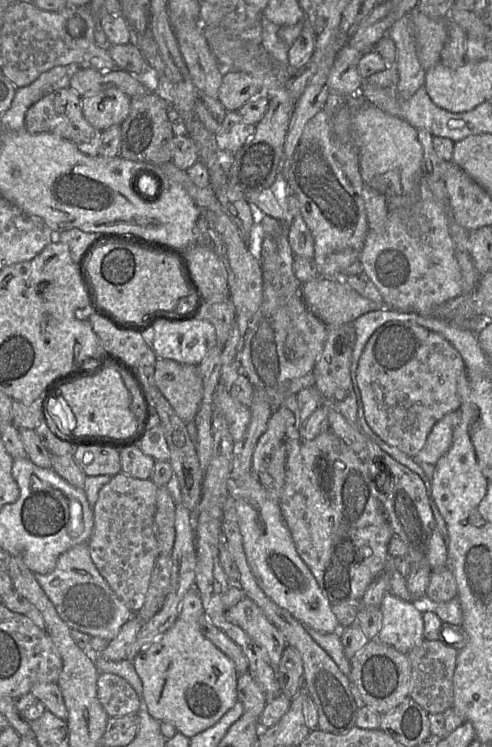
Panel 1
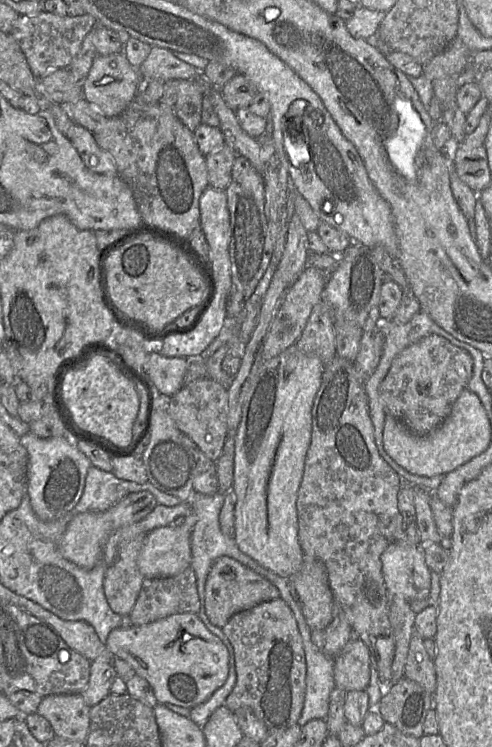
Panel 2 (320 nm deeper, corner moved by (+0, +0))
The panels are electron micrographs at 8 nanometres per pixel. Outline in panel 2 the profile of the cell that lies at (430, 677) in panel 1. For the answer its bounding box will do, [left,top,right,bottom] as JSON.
[404,624,436,695]

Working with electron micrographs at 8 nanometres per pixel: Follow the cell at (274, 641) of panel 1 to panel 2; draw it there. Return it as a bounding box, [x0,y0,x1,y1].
[221,598,306,731]

